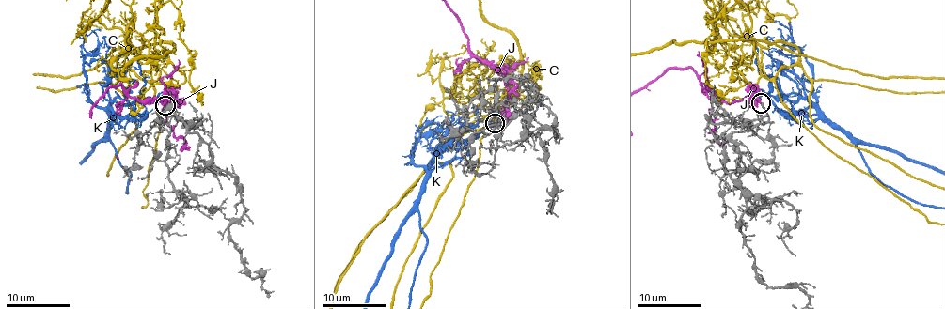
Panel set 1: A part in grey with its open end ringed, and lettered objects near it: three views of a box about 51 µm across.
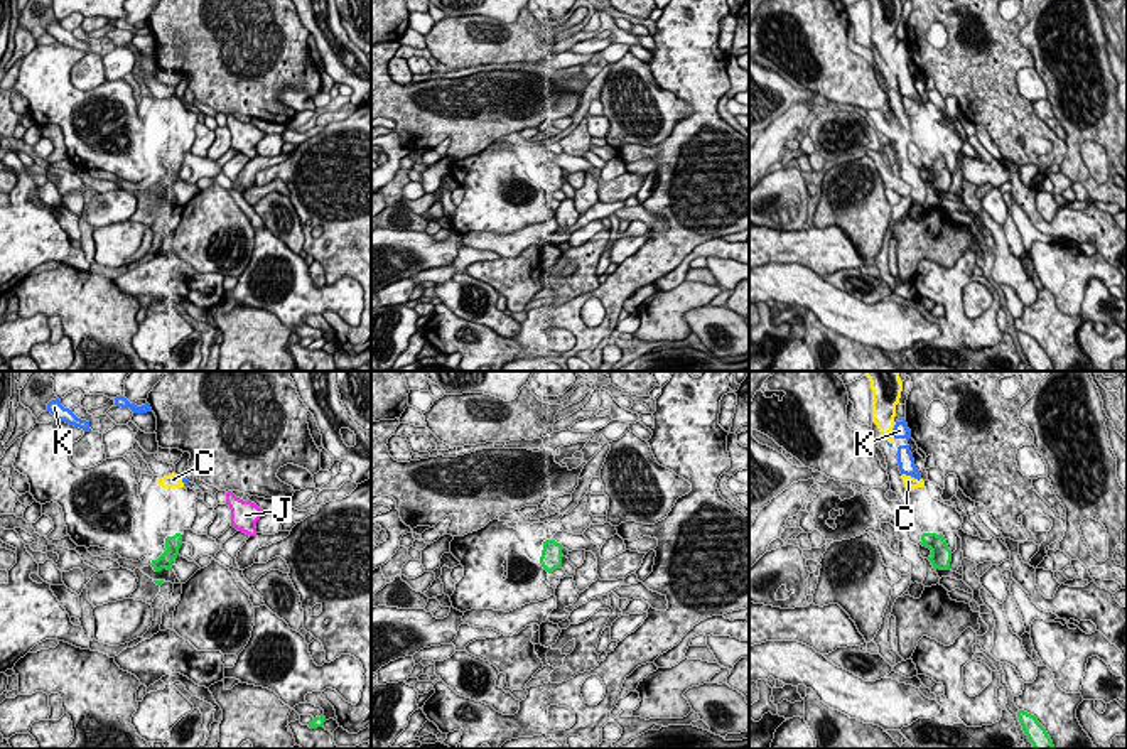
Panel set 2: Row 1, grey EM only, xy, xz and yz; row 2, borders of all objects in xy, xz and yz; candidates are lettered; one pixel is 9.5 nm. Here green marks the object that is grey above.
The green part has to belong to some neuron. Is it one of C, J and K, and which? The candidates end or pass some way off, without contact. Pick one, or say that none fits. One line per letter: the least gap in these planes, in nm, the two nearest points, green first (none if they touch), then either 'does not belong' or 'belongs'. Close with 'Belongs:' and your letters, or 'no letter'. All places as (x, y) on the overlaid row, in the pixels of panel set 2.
C: 440 nm apart; from green across xy (176, 533), (176, 486); belongs
J: 480 nm apart; from green across xy (181, 535), (231, 525); does not belong
K: 460 nm apart; from green across xy (179, 533), (184, 484); does not belong
Belongs: C

